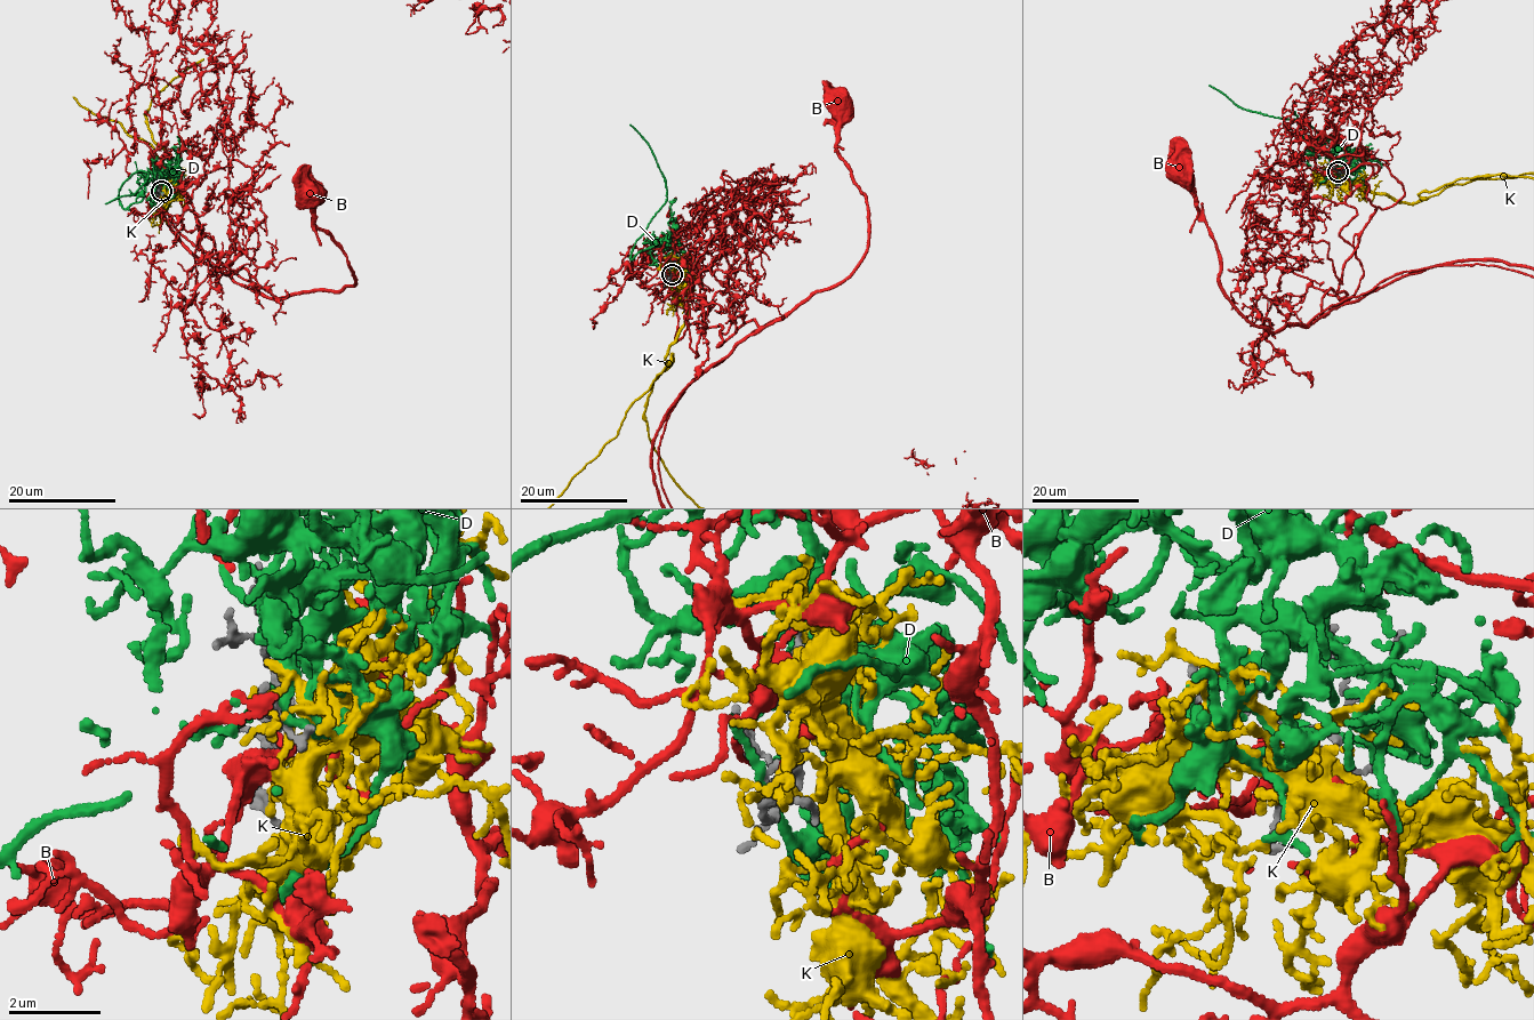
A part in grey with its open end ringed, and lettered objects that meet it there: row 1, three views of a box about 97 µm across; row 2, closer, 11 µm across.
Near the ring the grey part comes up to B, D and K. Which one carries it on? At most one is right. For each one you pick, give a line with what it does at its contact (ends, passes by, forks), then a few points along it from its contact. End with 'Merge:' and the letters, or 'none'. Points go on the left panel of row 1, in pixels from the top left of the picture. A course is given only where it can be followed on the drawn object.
K: it forks
Merge: K

